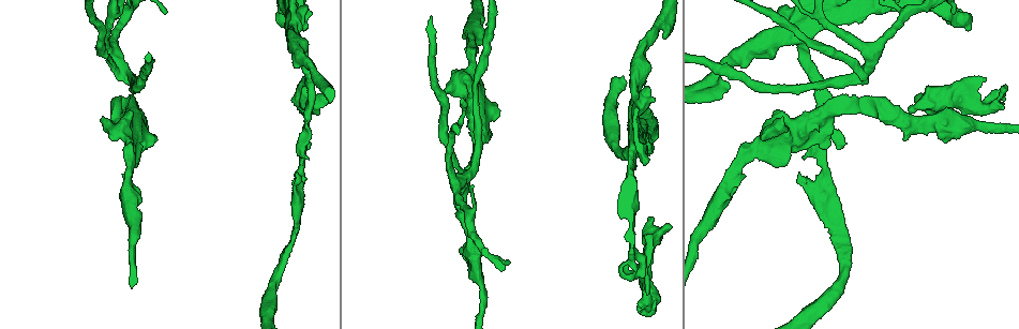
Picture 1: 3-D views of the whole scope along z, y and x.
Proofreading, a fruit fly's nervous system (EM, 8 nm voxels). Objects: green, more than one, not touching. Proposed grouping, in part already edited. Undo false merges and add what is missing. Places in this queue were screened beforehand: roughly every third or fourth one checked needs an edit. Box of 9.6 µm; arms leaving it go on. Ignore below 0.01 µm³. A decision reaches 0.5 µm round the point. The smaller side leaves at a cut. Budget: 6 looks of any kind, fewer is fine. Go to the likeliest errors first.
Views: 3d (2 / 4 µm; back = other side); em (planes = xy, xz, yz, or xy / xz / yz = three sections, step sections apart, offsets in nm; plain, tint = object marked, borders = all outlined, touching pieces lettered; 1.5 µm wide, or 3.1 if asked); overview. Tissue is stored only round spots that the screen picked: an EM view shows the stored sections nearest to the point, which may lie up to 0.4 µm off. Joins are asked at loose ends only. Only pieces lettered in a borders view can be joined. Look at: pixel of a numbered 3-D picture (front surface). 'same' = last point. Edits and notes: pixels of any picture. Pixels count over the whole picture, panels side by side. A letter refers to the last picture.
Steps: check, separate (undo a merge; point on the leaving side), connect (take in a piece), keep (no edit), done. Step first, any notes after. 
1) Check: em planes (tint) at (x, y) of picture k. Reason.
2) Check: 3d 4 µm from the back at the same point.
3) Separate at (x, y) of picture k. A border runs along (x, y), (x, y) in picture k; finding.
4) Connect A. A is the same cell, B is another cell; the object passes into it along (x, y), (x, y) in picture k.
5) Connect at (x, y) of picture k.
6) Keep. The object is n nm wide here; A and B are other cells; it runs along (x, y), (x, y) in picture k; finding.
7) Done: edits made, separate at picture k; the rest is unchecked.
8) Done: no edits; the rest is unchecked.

Check: em planes (borders) at (773, 165) of picture 1. Stops while still wide.

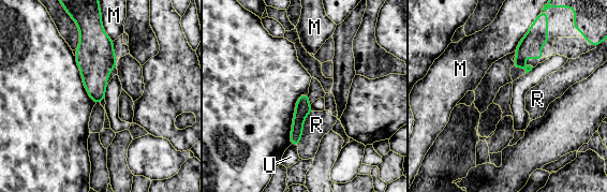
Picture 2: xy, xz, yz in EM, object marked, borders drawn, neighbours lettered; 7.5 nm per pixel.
Keep. M, R and U are other cells; a border runs along (312, 111), (306, 117), (297, 146) in picture 2; no lettered piece goes on from it.

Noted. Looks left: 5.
Check: em planes (tint) at (840, 284) of picture 1. Sudden change in width.

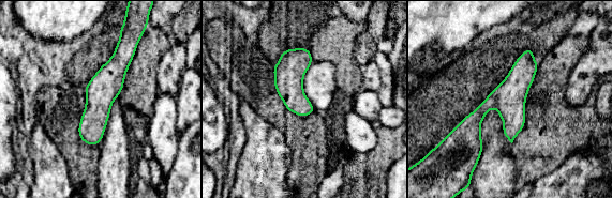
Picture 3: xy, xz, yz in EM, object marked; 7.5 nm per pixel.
Check: em planes (borders) at the same point.

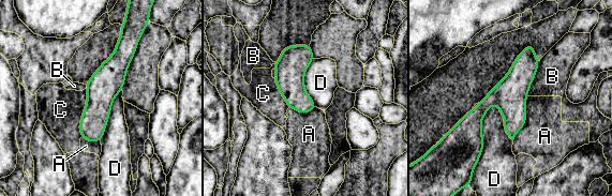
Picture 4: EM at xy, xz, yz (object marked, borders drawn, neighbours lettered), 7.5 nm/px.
Keep. The object is 240 nm wide here; the longest contact is with D, 500 nm; A, B, C and D are other cells; one neuron here.

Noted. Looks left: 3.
Check: 3d 2 µm at (834, 207) of picture 1.

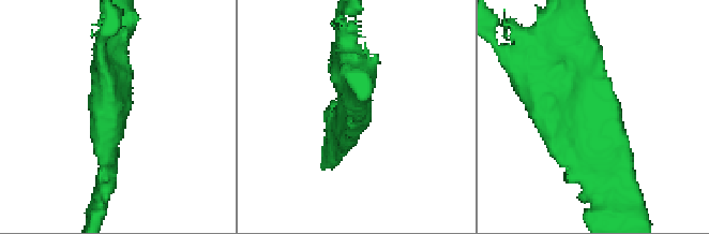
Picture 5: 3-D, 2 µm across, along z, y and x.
Check: em planes (borders) at (599, 120) of picture 5. The arms are 180, 280 nm wide; shape alone is not enough.

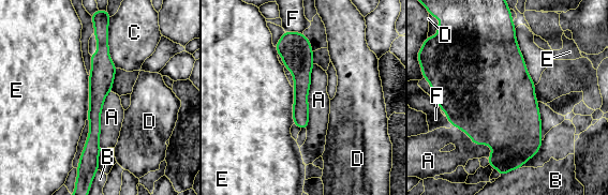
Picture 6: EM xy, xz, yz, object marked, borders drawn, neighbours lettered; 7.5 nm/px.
Keep. The object is 130 nm wide here; A, B, C, D, E and F are other cells; it runs along (103, 35), (92, 164) in picture 6; all the same neuron.

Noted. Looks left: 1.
Done: no edits; the rest is unchecked.

